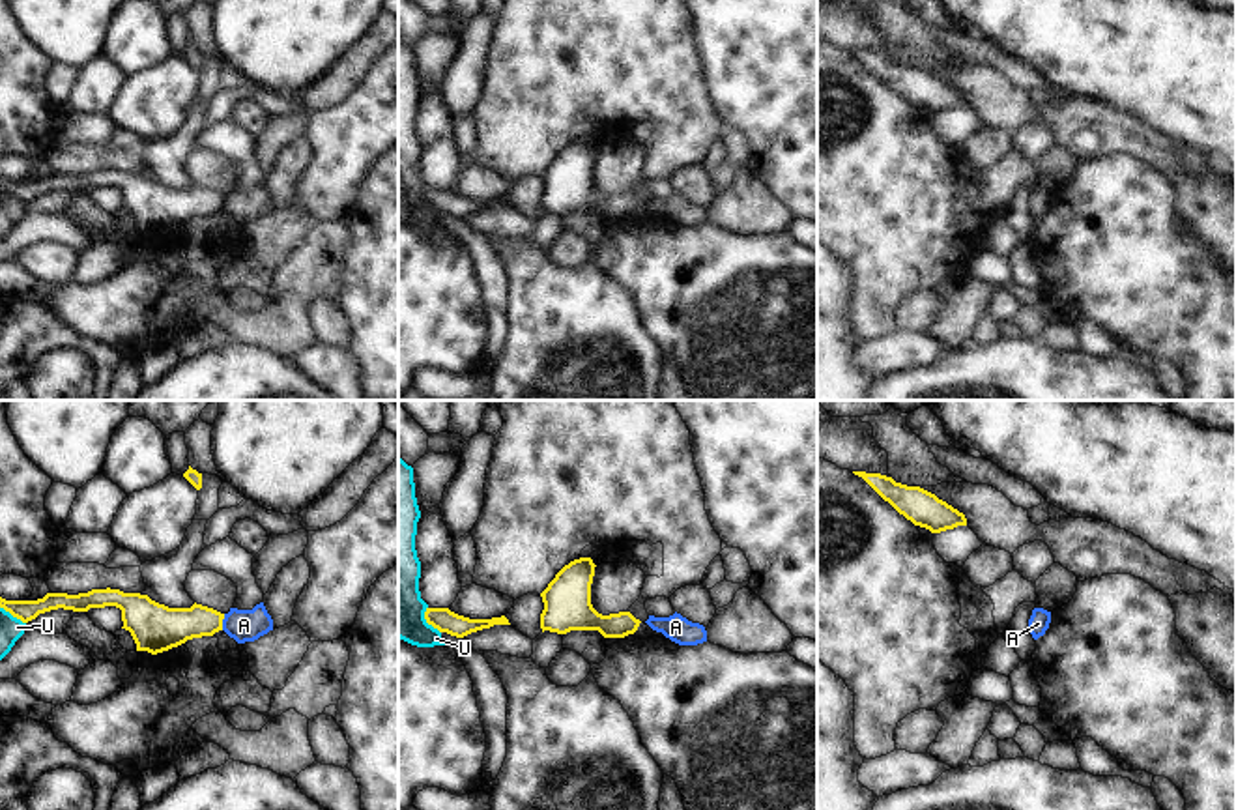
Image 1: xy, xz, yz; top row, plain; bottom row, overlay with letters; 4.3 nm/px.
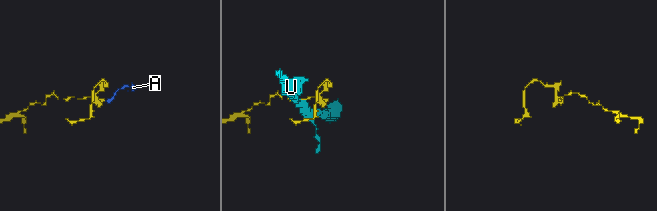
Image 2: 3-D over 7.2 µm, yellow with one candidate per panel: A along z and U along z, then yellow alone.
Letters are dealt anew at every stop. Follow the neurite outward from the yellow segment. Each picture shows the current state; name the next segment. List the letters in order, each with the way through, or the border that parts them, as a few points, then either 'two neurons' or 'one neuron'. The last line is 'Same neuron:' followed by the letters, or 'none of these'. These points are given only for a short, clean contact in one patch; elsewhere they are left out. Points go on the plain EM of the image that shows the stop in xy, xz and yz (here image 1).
A: border along xy (225, 195), (221, 210); two neurons
U: border along xz (427, 188), (425, 201), (440, 214); two neurons
Same neuron: none of these

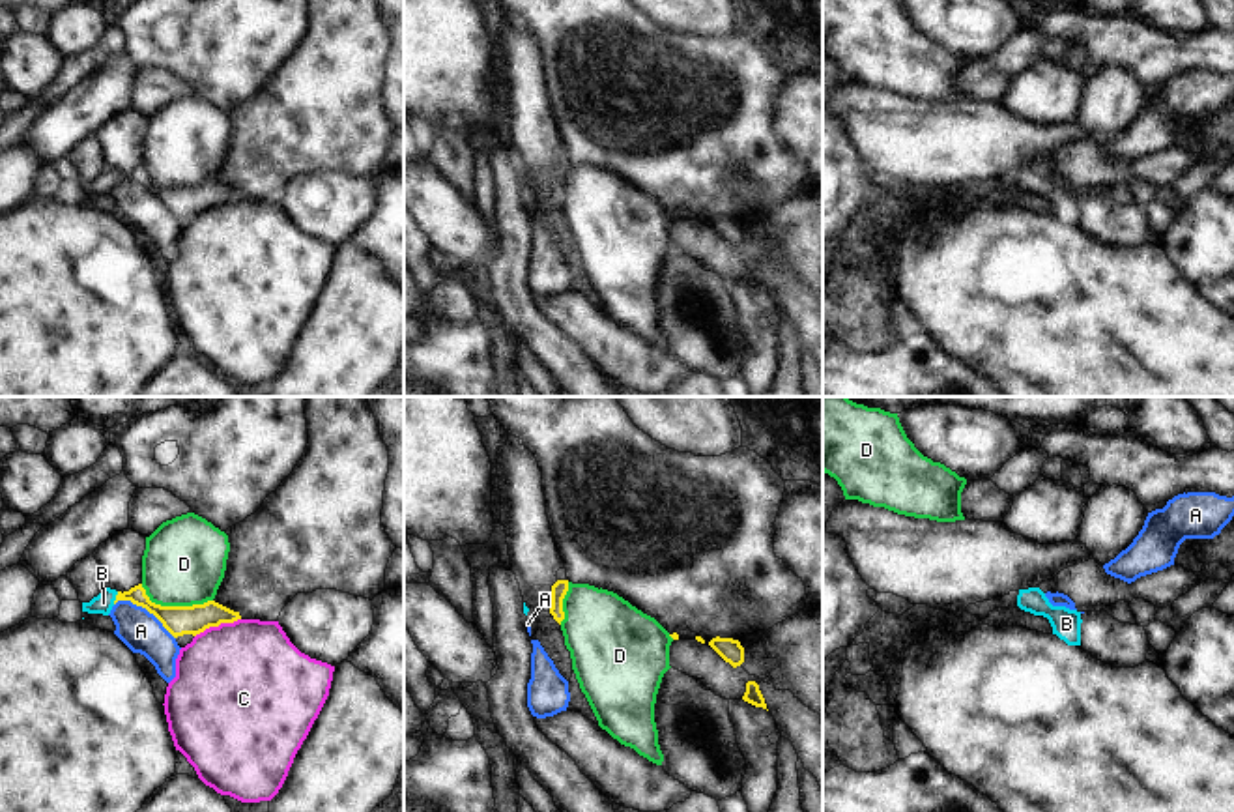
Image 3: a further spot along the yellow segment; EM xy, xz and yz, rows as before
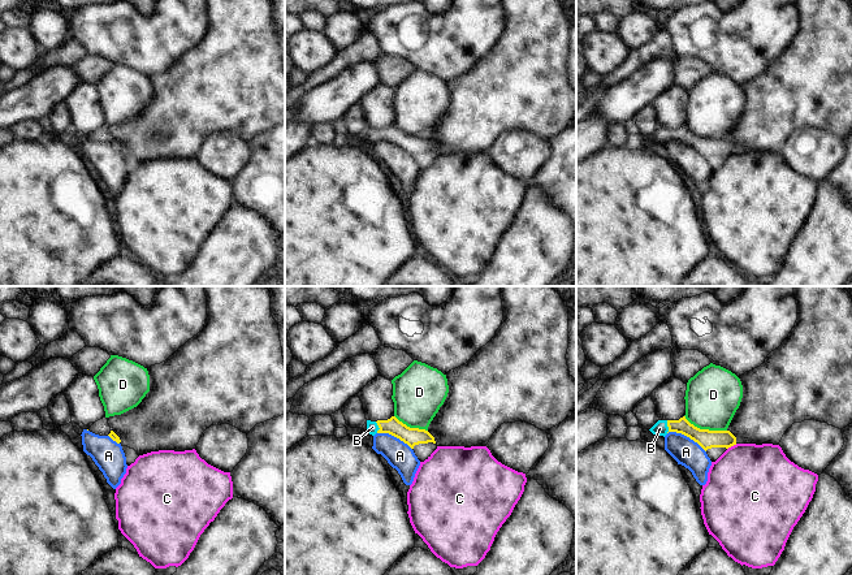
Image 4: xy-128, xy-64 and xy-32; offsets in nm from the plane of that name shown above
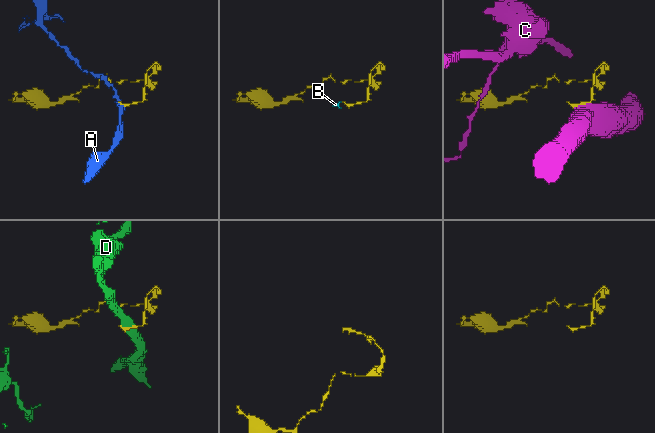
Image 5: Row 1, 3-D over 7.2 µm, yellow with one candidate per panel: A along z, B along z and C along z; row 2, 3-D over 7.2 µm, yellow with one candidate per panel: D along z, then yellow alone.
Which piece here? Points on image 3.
A: border along xy (114, 184), (131, 182), (144, 188), (174, 219); two neurons
B: runs through xy (171, 197), (137, 176), (116, 178), (103, 184); one neuron
C: two neurons
D: two neurons
Same neuron: B

